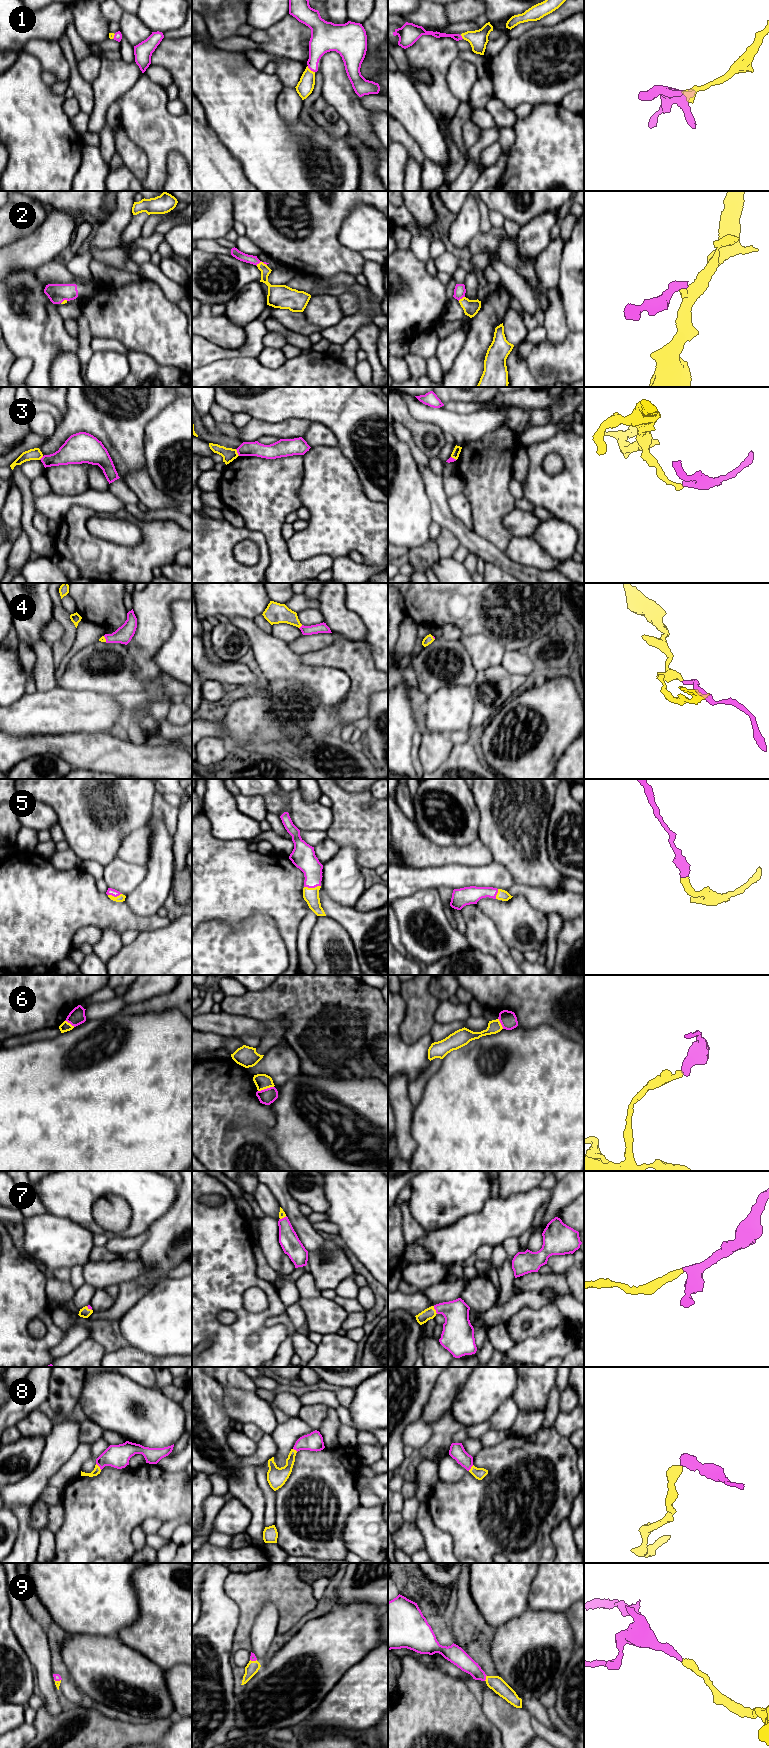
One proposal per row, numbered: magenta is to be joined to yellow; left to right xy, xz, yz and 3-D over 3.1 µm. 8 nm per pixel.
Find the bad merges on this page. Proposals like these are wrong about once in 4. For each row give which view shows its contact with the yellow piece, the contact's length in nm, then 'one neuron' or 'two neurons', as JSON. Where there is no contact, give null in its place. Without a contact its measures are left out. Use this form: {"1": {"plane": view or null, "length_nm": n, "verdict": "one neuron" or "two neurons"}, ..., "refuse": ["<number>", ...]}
{"1": {"plane": "xz", "length_nm": 80, "verdict": "one neuron"}, "2": {"plane": "xz", "length_nm": 90, "verdict": "one neuron"}, "3": {"plane": "xz", "length_nm": 70, "verdict": "two neurons"}, "4": {"plane": "xz", "length_nm": 40, "verdict": "one neuron"}, "5": {"plane": "xz", "length_nm": 140, "verdict": "one neuron"}, "6": {"plane": "xz", "length_nm": 130, "verdict": "two neurons"}, "7": {"plane": "yz", "length_nm": 70, "verdict": "one neuron"}, "8": {"plane": "xy", "length_nm": 70, "verdict": "one neuron"}, "9": {"plane": "yz", "length_nm": 50, "verdict": "one neuron"}, "refuse": ["3", "6"]}

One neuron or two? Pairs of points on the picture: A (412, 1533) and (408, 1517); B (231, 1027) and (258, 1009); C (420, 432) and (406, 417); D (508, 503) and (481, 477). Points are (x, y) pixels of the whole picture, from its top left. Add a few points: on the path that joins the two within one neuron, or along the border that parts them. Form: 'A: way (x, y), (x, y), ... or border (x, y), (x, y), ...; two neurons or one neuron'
A: border (404, 1522), (414, 1523); two neurons
B: border (225, 1012), (246, 1015), (261, 1021); two neurons
C: way (416, 428), (409, 421); one neuron
D: way (501, 497), (488, 484); one neuron

